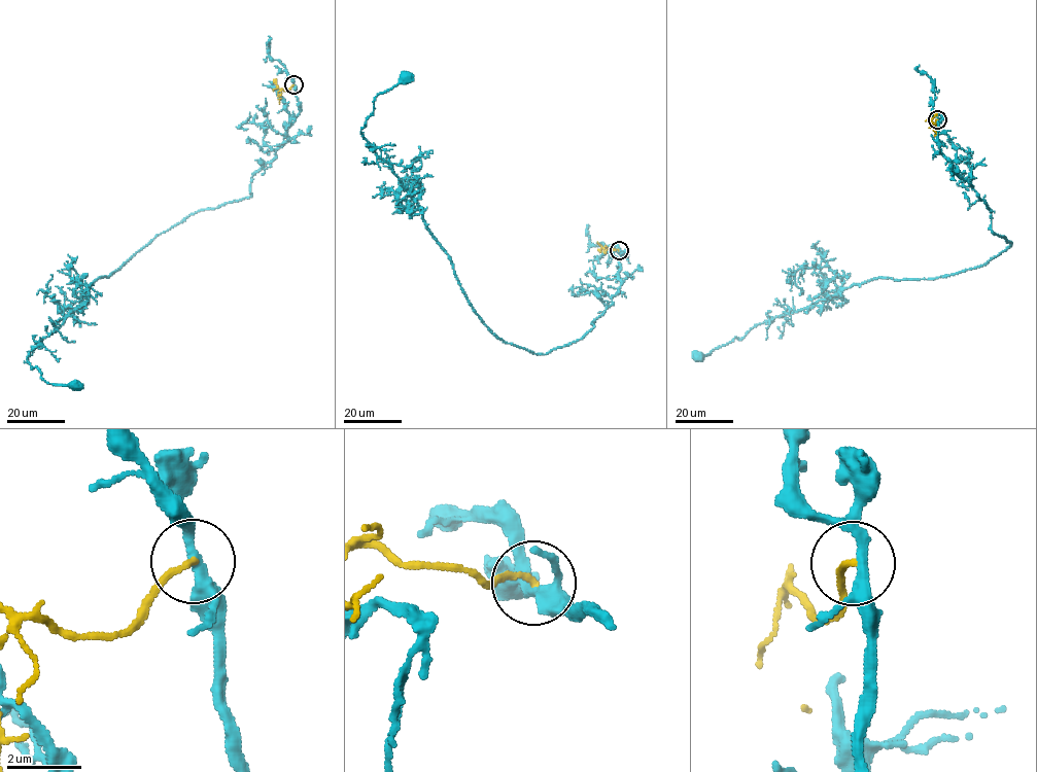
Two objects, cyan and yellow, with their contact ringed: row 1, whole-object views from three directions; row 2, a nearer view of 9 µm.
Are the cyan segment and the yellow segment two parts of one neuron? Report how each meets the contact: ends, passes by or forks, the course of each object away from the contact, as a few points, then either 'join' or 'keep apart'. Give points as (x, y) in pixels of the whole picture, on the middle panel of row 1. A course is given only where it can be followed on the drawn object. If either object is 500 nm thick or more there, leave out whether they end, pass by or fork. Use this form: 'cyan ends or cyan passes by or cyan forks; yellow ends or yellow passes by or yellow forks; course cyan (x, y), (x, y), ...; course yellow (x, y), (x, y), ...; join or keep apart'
cyan forks; yellow ends; course cyan (619, 250), (619, 290), (579, 340), (534, 354), (495, 336), (360, 131), (379, 94), (413, 75); course yellow (619, 250), (605, 247), (607, 252); keep apart

